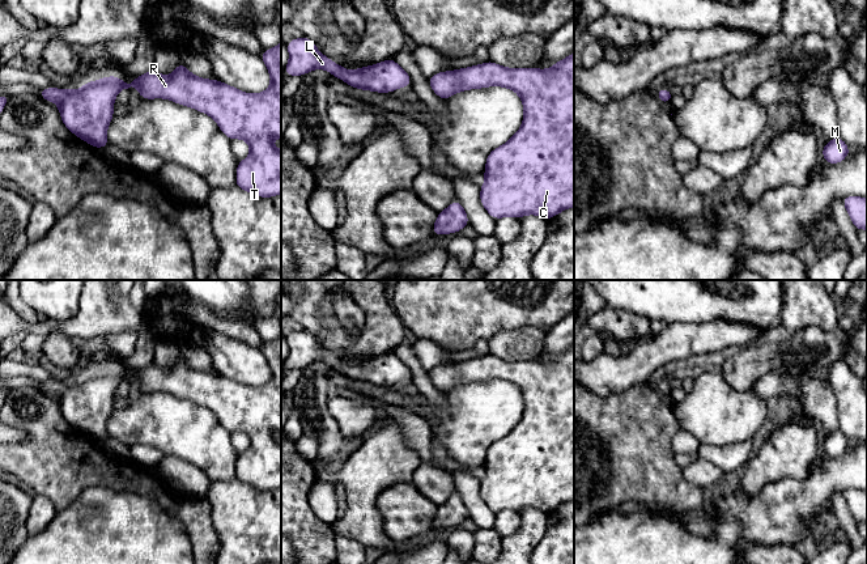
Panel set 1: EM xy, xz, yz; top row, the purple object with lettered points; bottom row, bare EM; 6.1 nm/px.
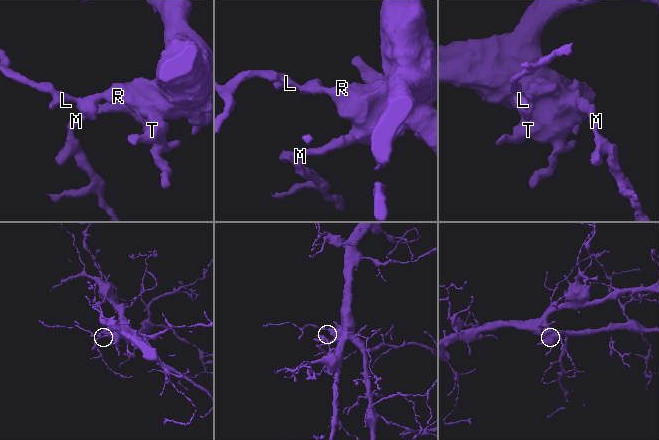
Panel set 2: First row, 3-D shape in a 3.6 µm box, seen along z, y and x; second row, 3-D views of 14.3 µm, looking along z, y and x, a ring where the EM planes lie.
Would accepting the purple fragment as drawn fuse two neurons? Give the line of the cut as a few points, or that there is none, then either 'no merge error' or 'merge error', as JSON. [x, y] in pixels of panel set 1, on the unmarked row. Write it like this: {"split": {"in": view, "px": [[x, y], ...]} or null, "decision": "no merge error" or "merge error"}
{"split": null, "decision": "no merge error"}

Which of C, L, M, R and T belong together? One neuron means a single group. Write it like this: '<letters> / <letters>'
C L M R T

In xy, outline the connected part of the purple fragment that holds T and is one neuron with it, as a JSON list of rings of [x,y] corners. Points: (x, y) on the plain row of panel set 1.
[[[281,334],[259,349],[271,368],[271,378],[258,387],[197,370],[180,355],[169,369],[152,361],[132,377],[107,369],[88,374],[78,383],[39,382],[39,390],[54,394],[64,419],[99,442],[109,438],[107,420],[115,410],[115,390],[123,382],[137,382],[141,393],[163,391],[192,400],[212,410],[230,433],[248,436],[250,448],[238,454],[234,478],[255,489],[272,491],[281,487],[281,442],[272,438],[273,431],[281,432]]]

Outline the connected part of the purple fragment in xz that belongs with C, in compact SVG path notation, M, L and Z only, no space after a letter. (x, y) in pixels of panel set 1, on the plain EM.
M574 345L554 356L551 362L506 361L492 353L438 365L426 372L443 394L462 383L502 379L514 383L523 397L520 421L503 438L486 450L485 476L480 479L480 495L494 512L536 508L551 513L574 500Z

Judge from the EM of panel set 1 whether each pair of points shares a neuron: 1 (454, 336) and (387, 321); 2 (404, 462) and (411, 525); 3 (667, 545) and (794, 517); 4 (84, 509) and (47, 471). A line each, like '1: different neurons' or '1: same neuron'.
1: different neurons
2: different neurons
3: same neuron
4: different neurons

